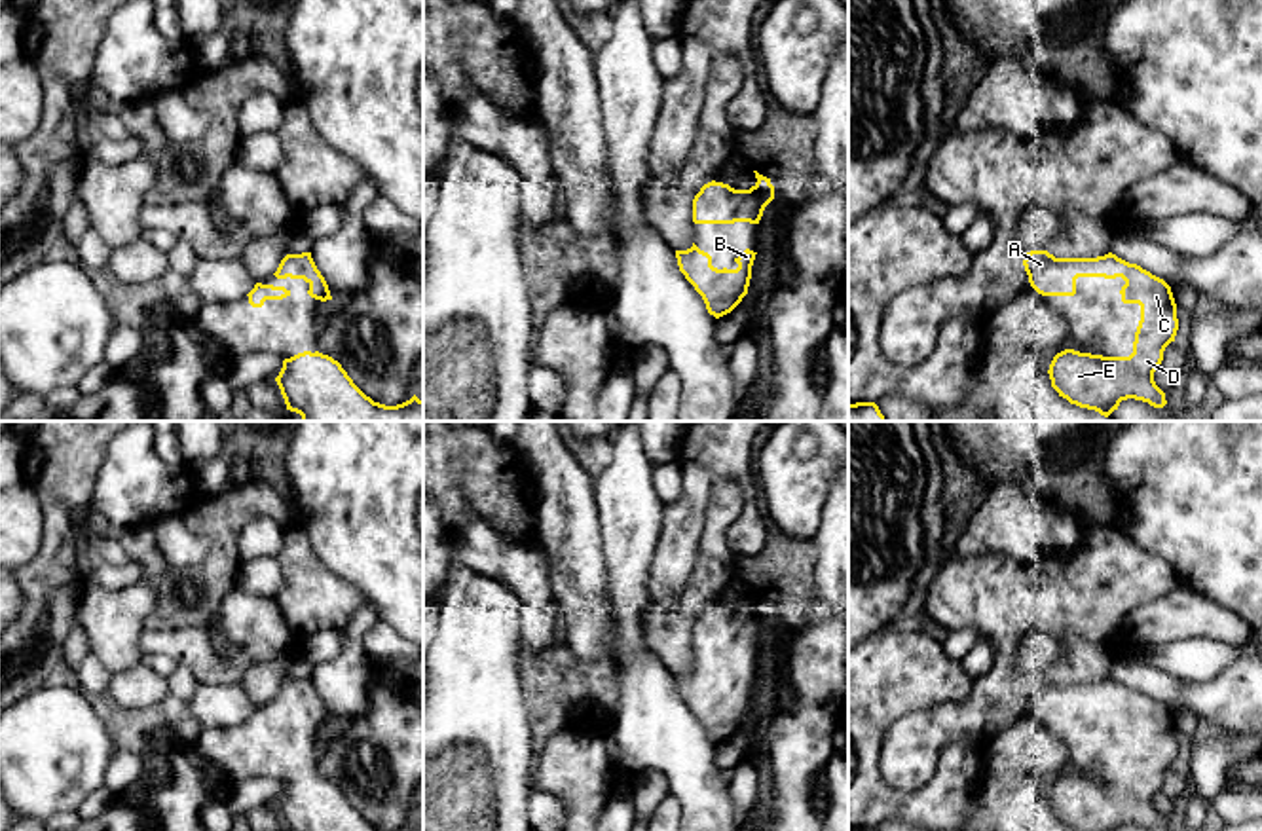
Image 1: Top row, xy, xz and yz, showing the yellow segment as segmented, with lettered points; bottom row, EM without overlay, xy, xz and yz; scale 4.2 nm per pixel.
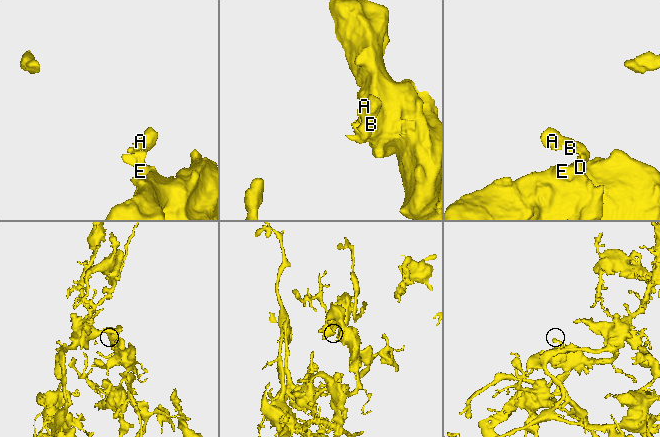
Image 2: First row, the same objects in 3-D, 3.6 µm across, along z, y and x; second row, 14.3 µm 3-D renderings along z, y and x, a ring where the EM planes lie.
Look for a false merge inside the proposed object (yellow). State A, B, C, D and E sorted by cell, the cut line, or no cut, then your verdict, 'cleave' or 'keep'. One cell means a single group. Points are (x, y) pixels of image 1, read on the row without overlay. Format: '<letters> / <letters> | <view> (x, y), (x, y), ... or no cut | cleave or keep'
A B C D E | no cut | keep

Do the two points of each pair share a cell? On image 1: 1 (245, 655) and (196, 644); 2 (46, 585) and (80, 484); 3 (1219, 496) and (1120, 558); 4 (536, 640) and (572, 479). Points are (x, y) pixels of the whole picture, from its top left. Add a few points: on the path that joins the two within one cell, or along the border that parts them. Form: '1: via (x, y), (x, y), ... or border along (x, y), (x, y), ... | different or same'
1: via (234, 644), (207, 644) | same
2: via (57, 560), (57, 509) | same
3: border along (1126, 532), (1135, 543), (1162, 556), (1175, 572) | different
4: border along (538, 545), (547, 560), (549, 594), (556, 613) | different

